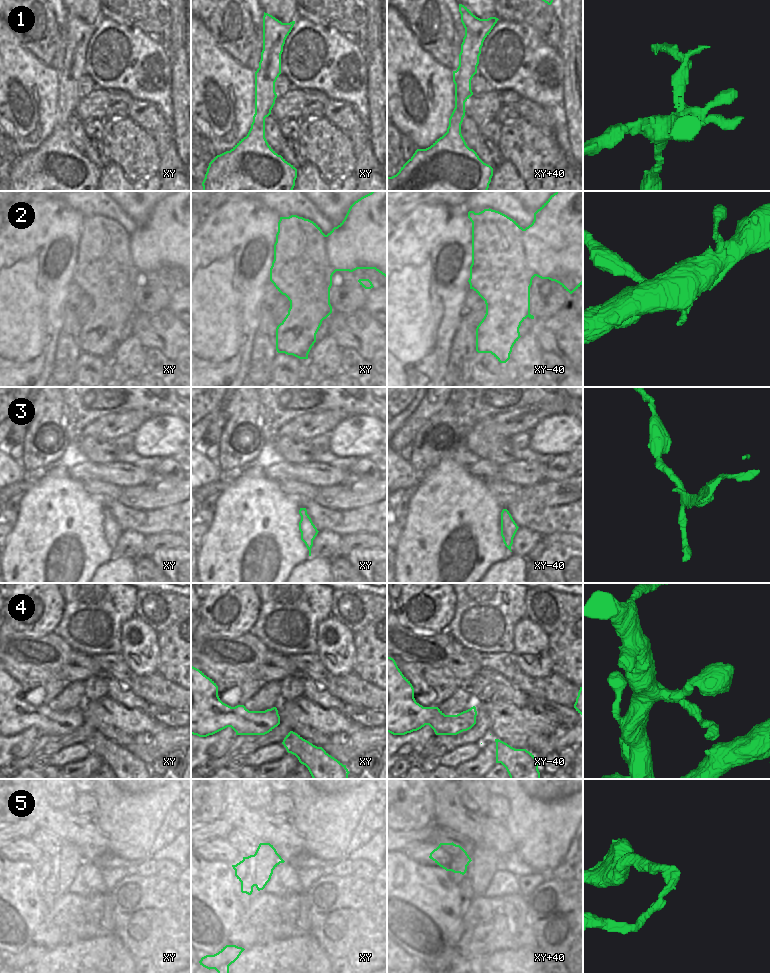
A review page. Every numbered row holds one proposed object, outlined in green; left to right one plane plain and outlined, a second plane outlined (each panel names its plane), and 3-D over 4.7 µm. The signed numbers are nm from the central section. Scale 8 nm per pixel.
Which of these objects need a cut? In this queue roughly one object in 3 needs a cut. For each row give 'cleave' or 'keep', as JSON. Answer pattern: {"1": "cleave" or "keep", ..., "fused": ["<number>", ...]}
{"1": "keep", "2": "cleave", "3": "cleave", "4": "keep", "5": "cleave", "fused": ["2", "3", "5"]}

